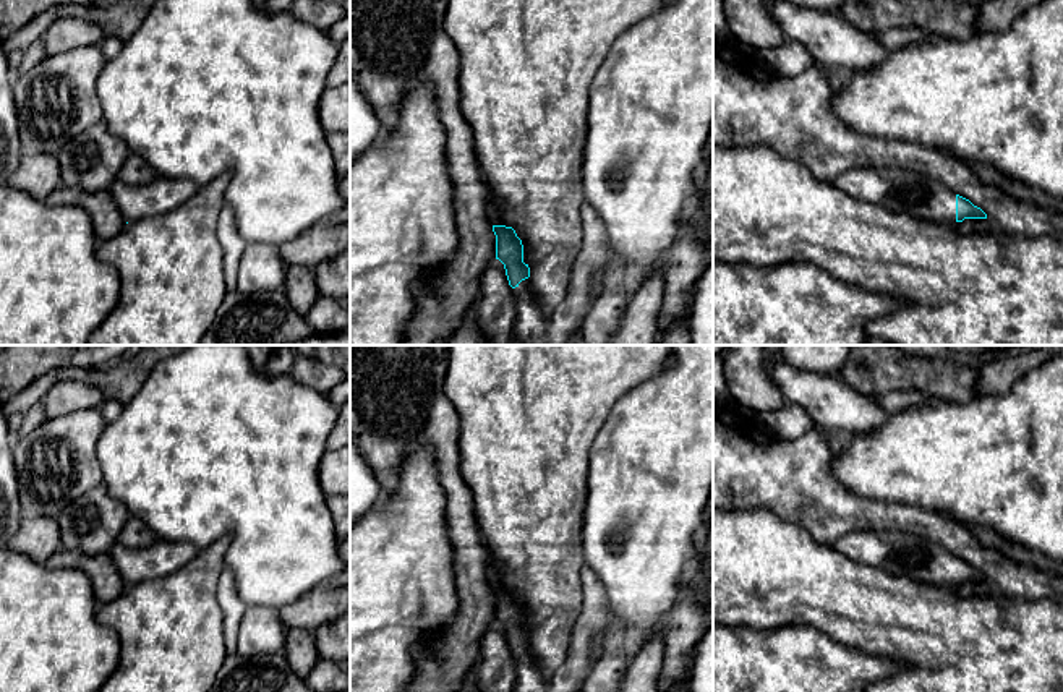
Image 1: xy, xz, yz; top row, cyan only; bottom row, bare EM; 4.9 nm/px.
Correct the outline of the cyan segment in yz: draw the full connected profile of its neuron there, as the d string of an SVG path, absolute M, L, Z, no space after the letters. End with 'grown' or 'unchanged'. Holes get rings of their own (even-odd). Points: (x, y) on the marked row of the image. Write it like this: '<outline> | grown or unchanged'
M854 167L838 175L833 185L860 201L937 224L987 219L980 207L941 182L906 169Z | grown

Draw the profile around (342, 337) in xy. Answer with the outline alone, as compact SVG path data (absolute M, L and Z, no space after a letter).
M350 329L335 334L316 334L303 340L292 340L284 345L350 345Z

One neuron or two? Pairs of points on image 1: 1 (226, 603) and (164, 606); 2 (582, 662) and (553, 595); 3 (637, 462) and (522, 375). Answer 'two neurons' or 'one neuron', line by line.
1: two neurons
2: two neurons
3: two neurons

